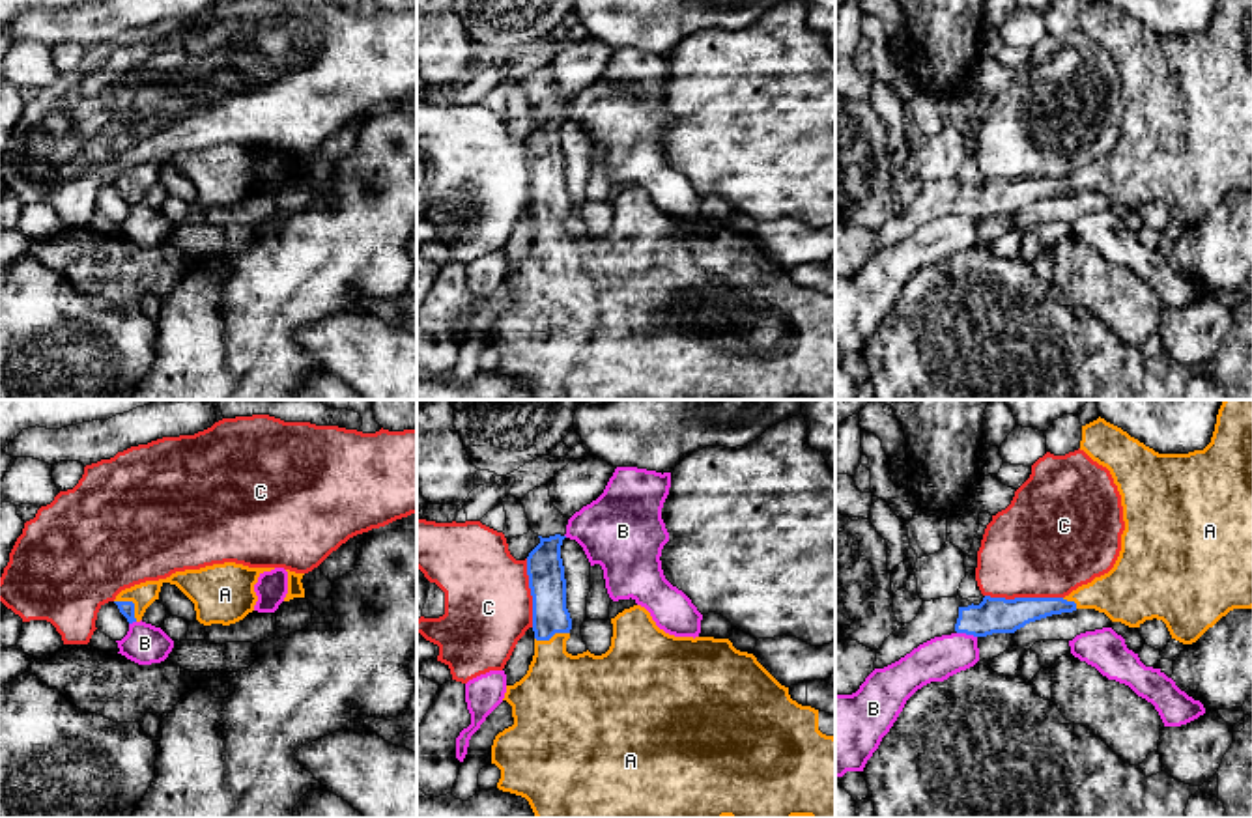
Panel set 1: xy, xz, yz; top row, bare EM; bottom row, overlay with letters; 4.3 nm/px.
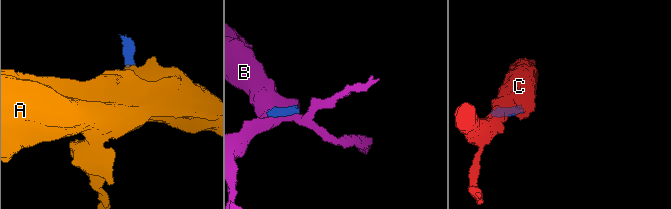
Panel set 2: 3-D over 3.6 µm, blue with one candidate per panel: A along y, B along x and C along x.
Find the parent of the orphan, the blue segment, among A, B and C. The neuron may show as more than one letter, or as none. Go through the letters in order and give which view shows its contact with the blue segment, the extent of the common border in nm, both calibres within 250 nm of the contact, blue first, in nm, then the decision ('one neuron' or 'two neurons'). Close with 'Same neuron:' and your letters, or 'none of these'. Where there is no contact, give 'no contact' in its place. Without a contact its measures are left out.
A: xy | 140 nm | 60/100 nm | one neuron
B: yz | 90 nm | 160/180 nm | two neurons
C: yz | 340 nm | 160/460 nm | two neurons
Same neuron: A

